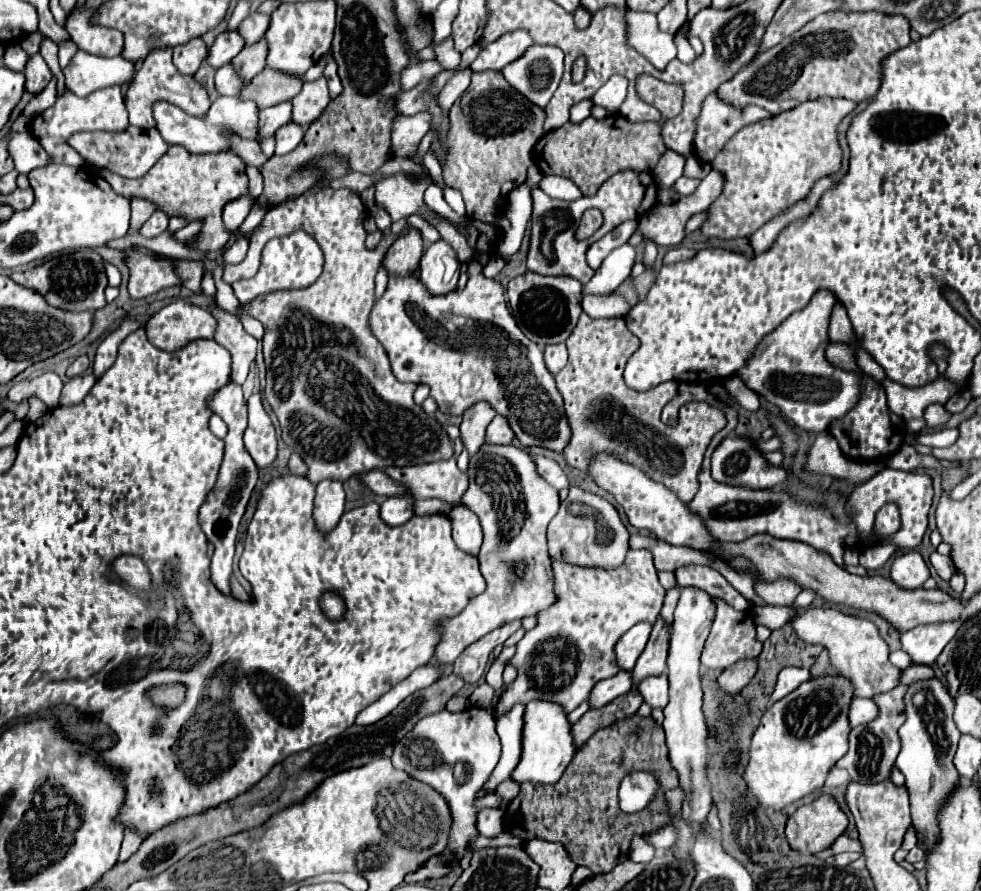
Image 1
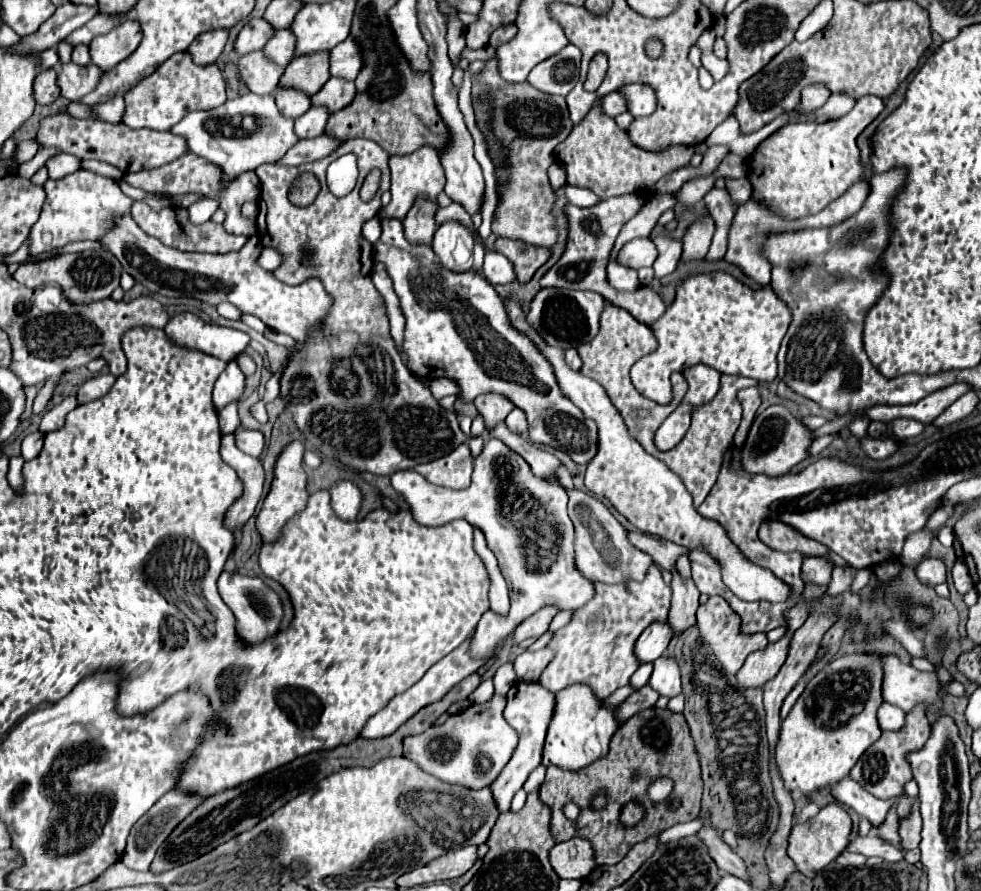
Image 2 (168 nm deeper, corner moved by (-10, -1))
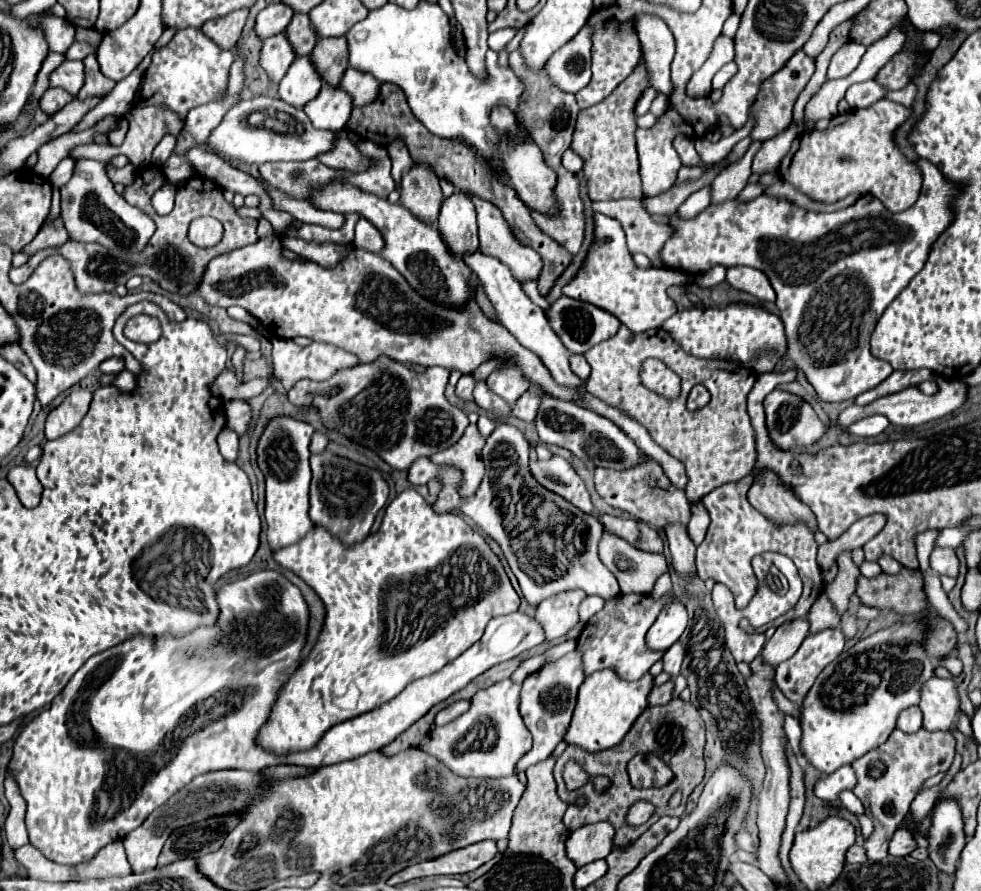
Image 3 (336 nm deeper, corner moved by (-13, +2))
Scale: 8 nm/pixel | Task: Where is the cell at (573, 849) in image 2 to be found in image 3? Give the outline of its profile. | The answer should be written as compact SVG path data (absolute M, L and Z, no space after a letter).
M596 822L578 828L566 840L566 856L576 868L602 860L612 850L612 834L614 830L608 822Z

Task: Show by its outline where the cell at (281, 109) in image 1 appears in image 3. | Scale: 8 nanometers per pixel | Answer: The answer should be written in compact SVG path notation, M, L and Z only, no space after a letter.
M304 56L304 58L296 58L290 64L286 76L280 82L278 94L284 102L302 108L306 102L316 98L320 88L322 88L322 78L316 74L310 56Z

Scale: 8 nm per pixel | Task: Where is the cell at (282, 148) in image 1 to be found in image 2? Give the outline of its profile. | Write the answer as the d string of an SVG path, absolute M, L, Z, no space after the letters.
M321 105L321 107L311 107L307 113L303 113L301 117L295 119L295 133L301 137L301 139L307 139L307 137L317 137L325 131L325 125L327 125L327 119L329 119L329 111Z

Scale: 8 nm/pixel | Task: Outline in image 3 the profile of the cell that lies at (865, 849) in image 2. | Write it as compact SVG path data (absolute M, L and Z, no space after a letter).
M898 828L890 840L890 854L892 856L906 856L914 848L916 848L916 842L914 842L912 834L906 832L906 828Z

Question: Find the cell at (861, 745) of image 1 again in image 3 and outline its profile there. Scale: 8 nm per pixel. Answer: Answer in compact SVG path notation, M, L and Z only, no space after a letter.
M920 728L914 734L906 734L894 730L888 742L864 754L860 760L852 762L852 768L858 776L858 784L854 794L862 800L866 808L866 816L874 822L874 832L866 840L864 848L869 862L882 862L888 856L888 842L900 822L904 820L910 802L920 792L920 786L926 778L936 776L938 772L946 772L954 760L954 736L950 732L928 732Z

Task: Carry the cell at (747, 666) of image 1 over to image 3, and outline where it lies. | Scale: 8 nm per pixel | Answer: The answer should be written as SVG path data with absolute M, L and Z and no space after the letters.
M790 620L786 624L782 624L780 628L776 628L774 636L766 642L766 646L762 648L762 660L776 668L780 662L792 658L796 654L796 650L800 648L802 640L808 636L808 620Z

